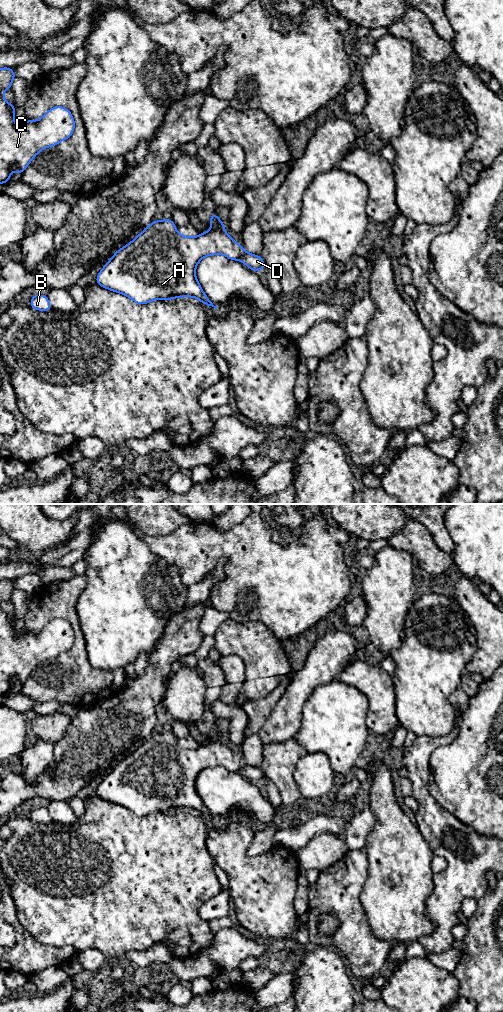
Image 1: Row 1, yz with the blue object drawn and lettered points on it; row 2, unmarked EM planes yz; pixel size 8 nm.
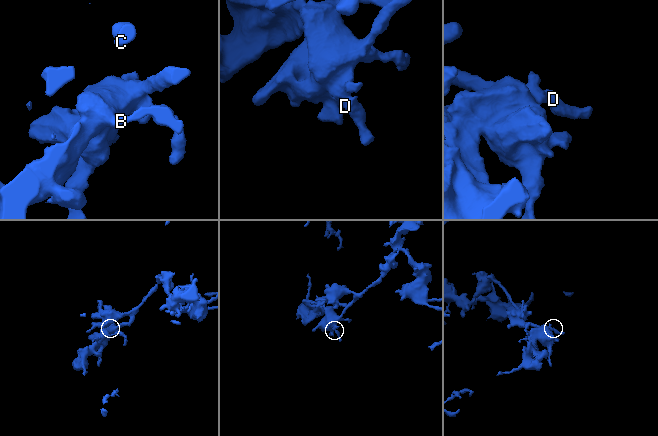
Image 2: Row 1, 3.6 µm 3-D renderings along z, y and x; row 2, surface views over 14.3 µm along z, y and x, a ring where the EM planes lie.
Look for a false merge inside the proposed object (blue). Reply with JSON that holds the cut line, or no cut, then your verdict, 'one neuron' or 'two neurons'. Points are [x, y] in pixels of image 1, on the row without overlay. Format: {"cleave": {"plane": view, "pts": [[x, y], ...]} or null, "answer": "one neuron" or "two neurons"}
{"cleave": null, "answer": "one neuron"}

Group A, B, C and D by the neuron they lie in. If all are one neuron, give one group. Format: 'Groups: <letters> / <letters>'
Groups: A B C D

